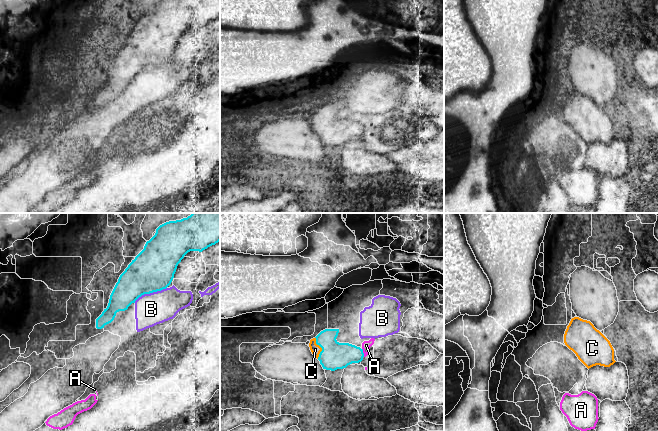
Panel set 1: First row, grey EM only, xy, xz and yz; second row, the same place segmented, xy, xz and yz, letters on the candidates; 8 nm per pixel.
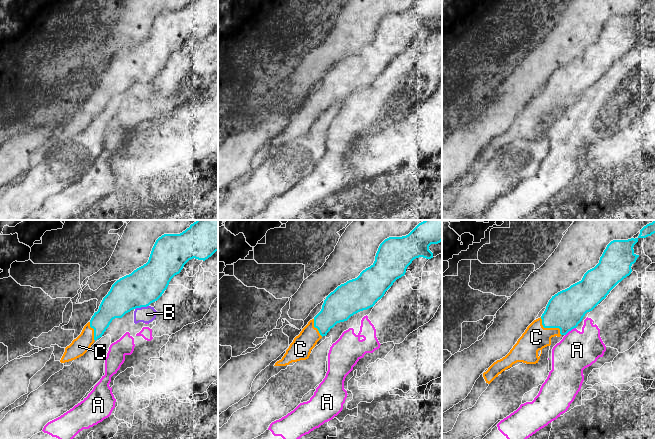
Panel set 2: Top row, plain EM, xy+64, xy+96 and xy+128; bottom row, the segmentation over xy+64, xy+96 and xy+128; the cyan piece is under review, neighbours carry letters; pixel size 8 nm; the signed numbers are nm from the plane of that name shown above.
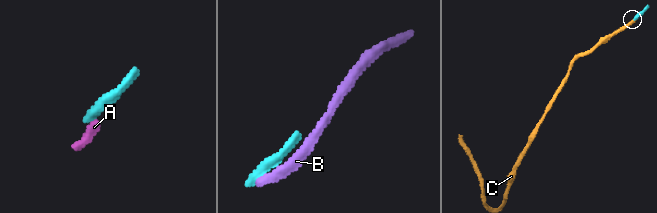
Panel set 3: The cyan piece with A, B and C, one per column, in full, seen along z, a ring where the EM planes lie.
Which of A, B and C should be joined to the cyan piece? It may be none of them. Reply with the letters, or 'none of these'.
C

